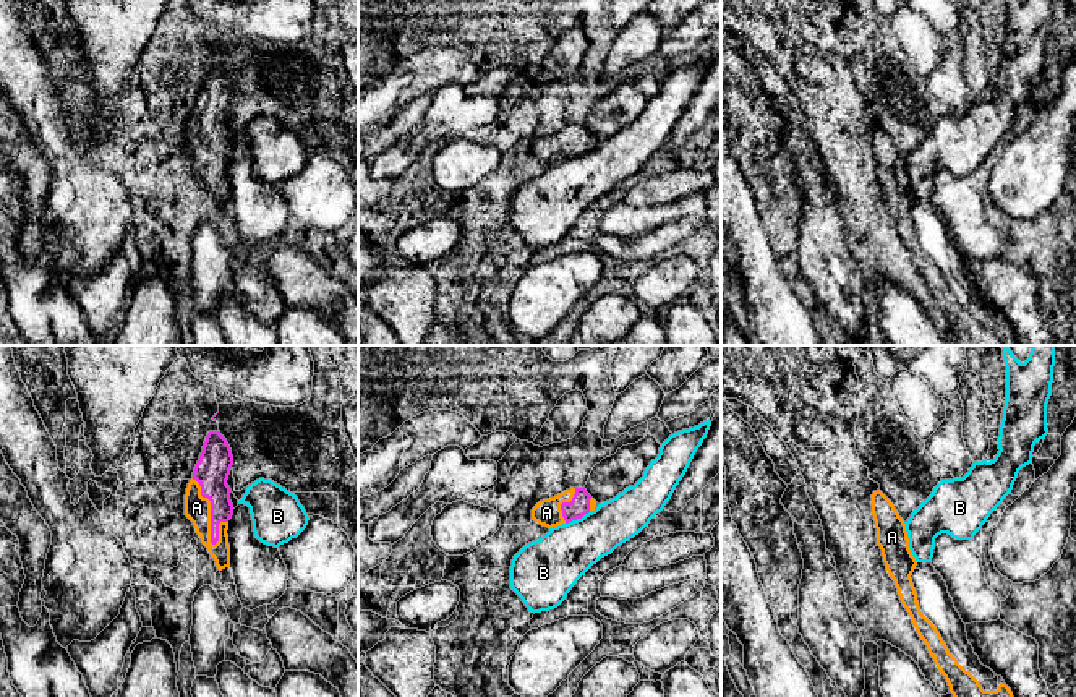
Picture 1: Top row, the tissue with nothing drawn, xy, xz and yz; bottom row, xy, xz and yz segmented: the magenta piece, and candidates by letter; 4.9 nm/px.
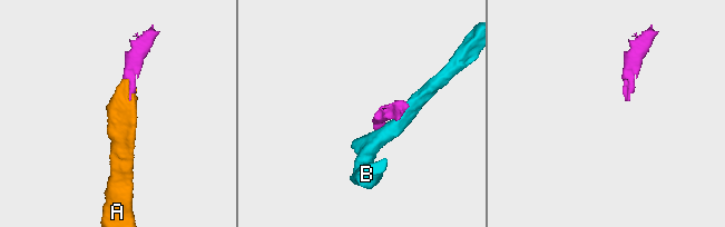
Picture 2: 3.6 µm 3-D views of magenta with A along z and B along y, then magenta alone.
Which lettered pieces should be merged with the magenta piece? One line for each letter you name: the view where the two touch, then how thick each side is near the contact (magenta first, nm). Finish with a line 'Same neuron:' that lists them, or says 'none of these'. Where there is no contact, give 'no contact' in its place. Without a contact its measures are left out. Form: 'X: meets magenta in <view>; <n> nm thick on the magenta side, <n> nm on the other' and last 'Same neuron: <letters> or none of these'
A: meets magenta in xy; 170 nm thick on the magenta side, 130 nm on the other
Same neuron: A

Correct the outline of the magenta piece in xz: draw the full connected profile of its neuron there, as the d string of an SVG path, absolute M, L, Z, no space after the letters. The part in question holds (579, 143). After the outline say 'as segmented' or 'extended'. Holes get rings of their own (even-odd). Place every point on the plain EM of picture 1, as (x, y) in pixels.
M570 125L554 135L540 138L532 146L532 157L553 165L582 156L595 144L596 138L585 125Z | extended

